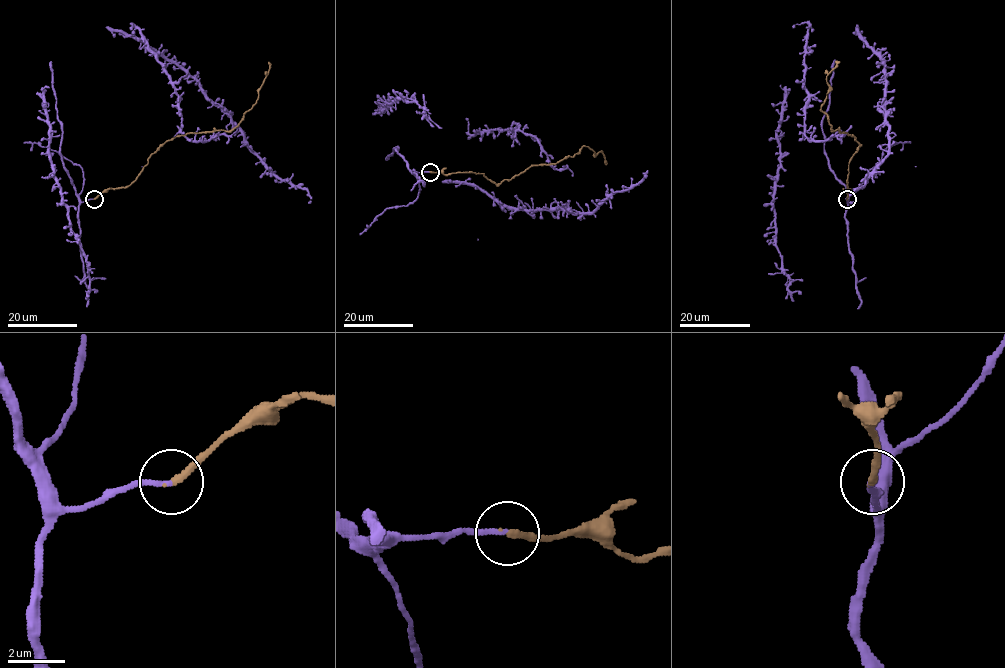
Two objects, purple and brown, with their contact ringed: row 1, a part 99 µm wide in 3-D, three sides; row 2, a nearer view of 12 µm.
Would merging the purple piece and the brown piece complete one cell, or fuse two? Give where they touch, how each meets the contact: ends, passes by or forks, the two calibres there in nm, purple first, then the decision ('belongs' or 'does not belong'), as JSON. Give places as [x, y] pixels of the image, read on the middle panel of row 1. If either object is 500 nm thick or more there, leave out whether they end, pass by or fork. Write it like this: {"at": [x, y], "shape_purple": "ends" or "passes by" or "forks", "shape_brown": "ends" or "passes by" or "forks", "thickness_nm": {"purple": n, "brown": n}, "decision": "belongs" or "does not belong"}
{"at": [430, 172], "shape_purple": "ends", "shape_brown": "ends", "thickness_nm": {"purple": 180, "brown": 240}, "decision": "belongs"}

